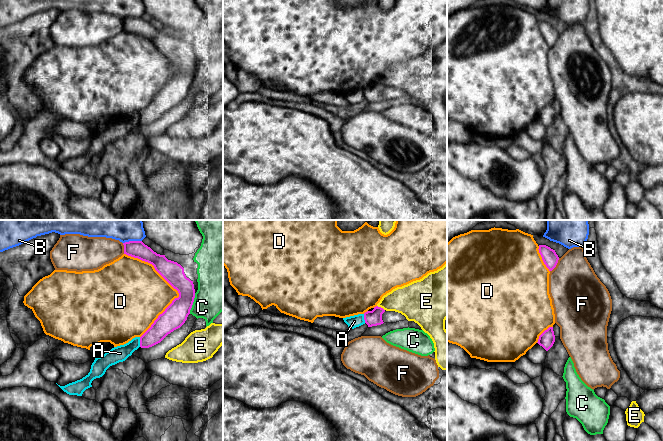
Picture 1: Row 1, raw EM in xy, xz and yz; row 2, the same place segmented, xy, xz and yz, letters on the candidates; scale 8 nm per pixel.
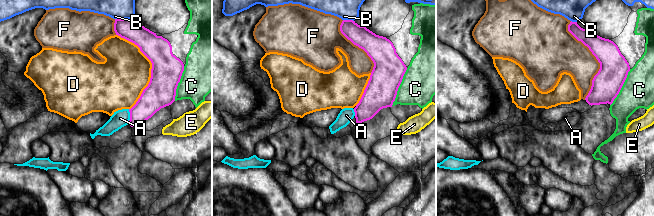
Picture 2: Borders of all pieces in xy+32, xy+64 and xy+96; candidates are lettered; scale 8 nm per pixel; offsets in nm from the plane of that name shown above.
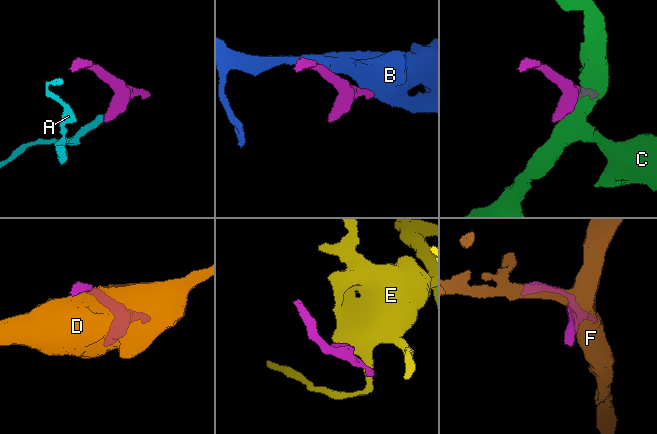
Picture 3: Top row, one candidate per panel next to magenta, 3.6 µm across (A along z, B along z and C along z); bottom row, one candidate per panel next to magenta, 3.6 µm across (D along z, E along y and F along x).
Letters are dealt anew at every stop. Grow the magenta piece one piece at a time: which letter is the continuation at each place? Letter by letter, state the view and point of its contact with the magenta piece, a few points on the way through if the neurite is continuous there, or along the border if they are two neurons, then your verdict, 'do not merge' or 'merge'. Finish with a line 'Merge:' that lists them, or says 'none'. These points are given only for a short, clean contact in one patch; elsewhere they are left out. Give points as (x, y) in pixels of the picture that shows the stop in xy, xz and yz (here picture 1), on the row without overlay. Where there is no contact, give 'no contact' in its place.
A: contact xy (140, 118); border xy (139, 113), (140, 122); do not merge
B: contact xy (132, 17); border xy (141, 16), (129, 16), (123, 19); do not merge
C: contact xy (192, 79); do not merge
D: contact xy (174, 64); do not merge
E: contact xz (380, 83); border xz (377, 81), (384, 86); do not merge
F: contact yz (556, 40); do not merge
Merge: none

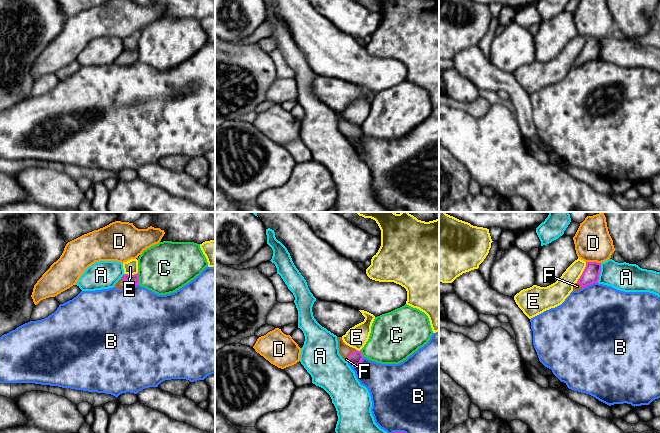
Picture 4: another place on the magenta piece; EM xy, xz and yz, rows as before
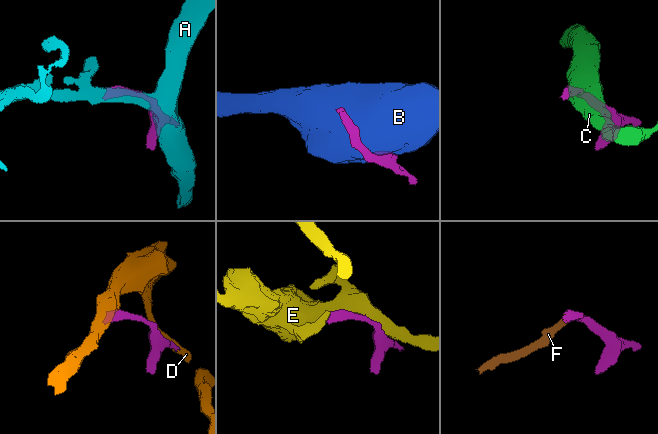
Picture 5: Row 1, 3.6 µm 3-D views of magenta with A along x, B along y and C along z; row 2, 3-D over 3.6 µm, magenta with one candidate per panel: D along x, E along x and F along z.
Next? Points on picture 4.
A: contact yz (599, 49); do not merge
B: contact xz (356, 141); do not merge
C: contact xy (138, 55); border xy (137, 49), (138, 60); do not merge
D: contact yz (593, 38); border yz (586, 37), (600, 39); do not merge
E: contact yz (583, 48); do not merge
F: contact xy (126, 59); way xy (131, 56), (126, 59), (121, 61); merge
Merge: F

